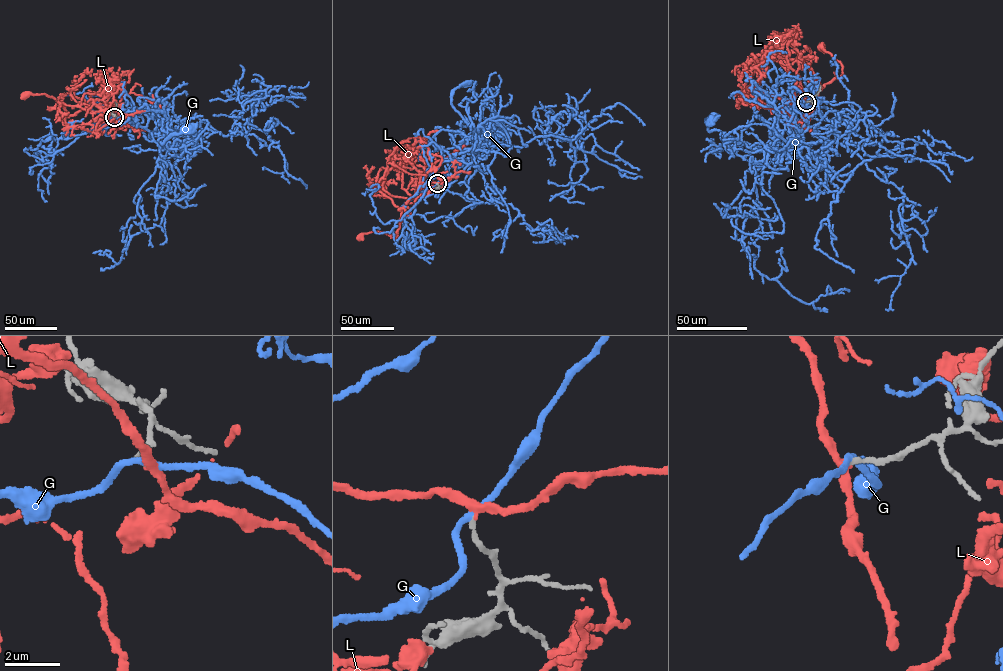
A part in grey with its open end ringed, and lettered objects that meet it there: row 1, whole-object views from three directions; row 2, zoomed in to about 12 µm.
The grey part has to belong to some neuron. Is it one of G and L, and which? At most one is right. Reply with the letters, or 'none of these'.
L

